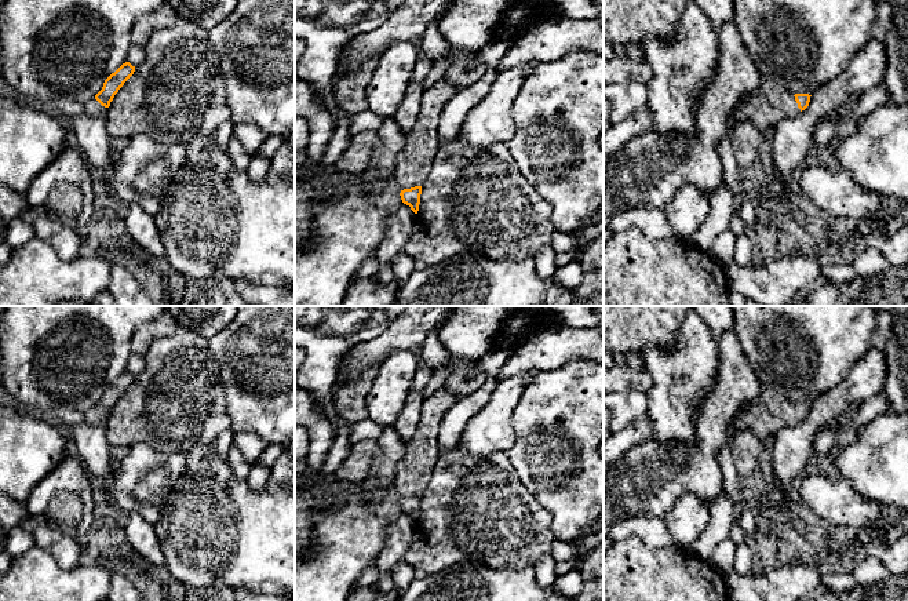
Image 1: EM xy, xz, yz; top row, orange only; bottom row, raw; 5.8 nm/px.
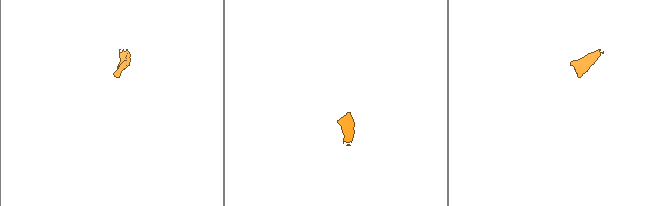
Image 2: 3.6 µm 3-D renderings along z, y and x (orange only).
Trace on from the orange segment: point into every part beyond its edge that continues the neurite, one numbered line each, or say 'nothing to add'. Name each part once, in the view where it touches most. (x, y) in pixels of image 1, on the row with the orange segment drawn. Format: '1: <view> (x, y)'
1: xz (414, 163)

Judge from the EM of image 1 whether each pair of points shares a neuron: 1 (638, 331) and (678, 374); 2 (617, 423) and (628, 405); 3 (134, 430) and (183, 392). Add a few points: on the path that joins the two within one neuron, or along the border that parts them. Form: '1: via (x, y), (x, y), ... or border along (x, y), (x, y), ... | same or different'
1: border along (678, 327), (670, 343), (649, 345), (638, 352) | different
2: via (619, 419), (624, 410) | same
3: via (146, 418), (155, 410), (171, 404) | same

